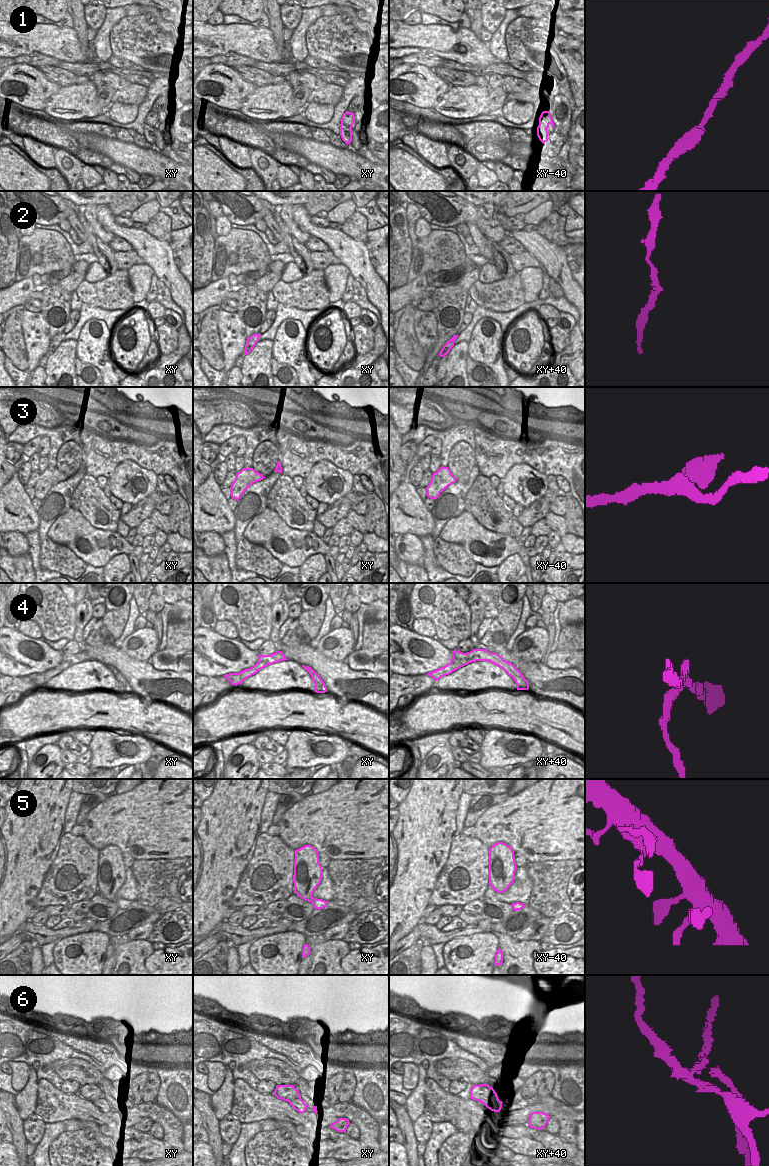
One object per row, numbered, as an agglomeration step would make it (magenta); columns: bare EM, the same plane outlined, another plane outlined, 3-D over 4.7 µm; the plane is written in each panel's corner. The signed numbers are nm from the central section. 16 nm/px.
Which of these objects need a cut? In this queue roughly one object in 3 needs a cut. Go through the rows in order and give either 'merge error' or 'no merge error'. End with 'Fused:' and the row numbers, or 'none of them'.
1: no merge error
2: no merge error
3: no merge error
4: merge error
5: no merge error
6: merge error
Fused: 4, 6

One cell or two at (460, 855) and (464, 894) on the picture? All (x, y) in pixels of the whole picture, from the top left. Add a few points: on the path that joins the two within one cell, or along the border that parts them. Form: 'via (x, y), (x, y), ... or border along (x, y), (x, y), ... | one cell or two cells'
via (467, 865), (471, 877), (470, 884) | one cell

